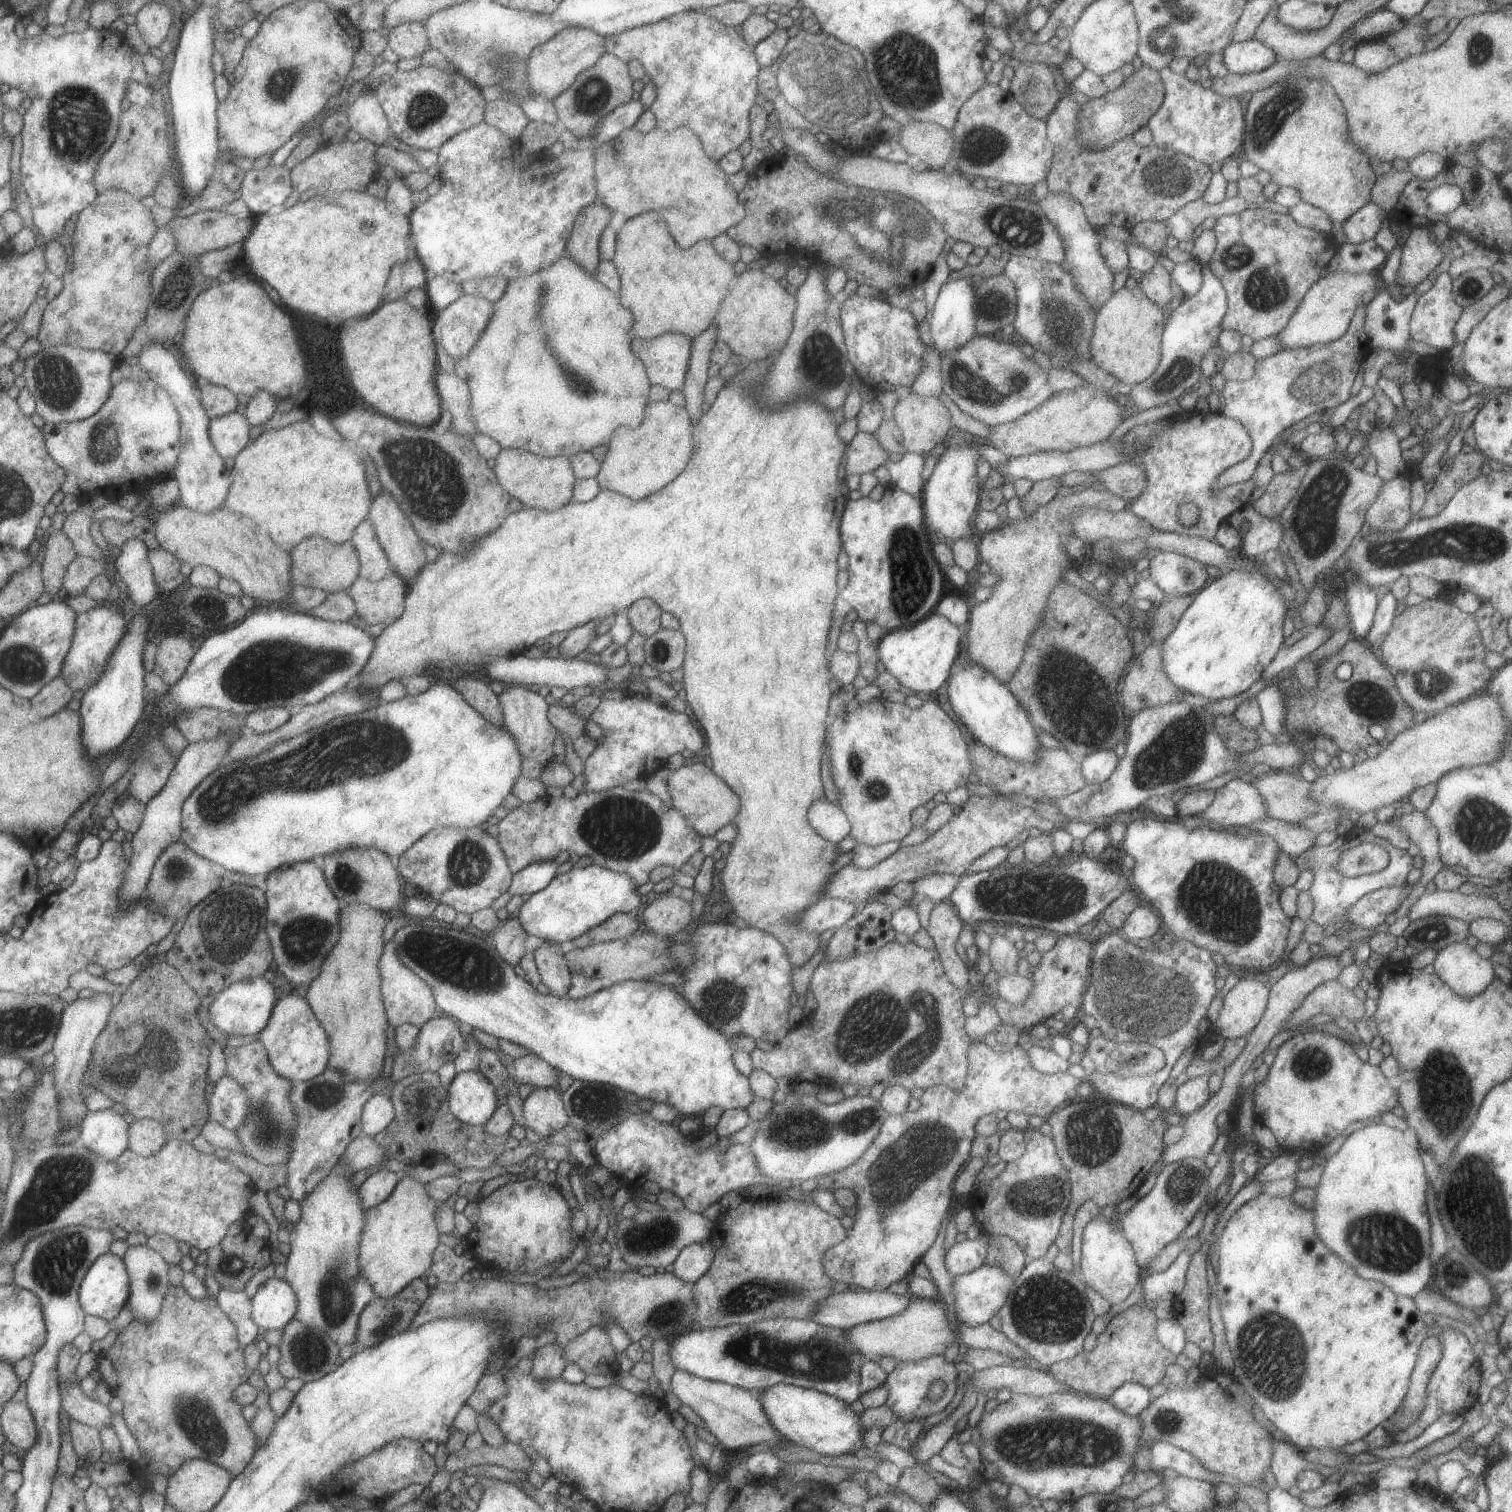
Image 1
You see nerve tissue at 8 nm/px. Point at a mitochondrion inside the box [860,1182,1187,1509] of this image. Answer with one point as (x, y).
(1069, 1441)

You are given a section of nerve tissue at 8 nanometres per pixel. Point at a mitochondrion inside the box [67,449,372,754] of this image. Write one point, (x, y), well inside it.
(265, 671)

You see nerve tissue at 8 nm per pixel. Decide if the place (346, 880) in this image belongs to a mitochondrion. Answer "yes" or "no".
yes

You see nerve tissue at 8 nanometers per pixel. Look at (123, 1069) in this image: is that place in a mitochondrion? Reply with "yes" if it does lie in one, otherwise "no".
yes

